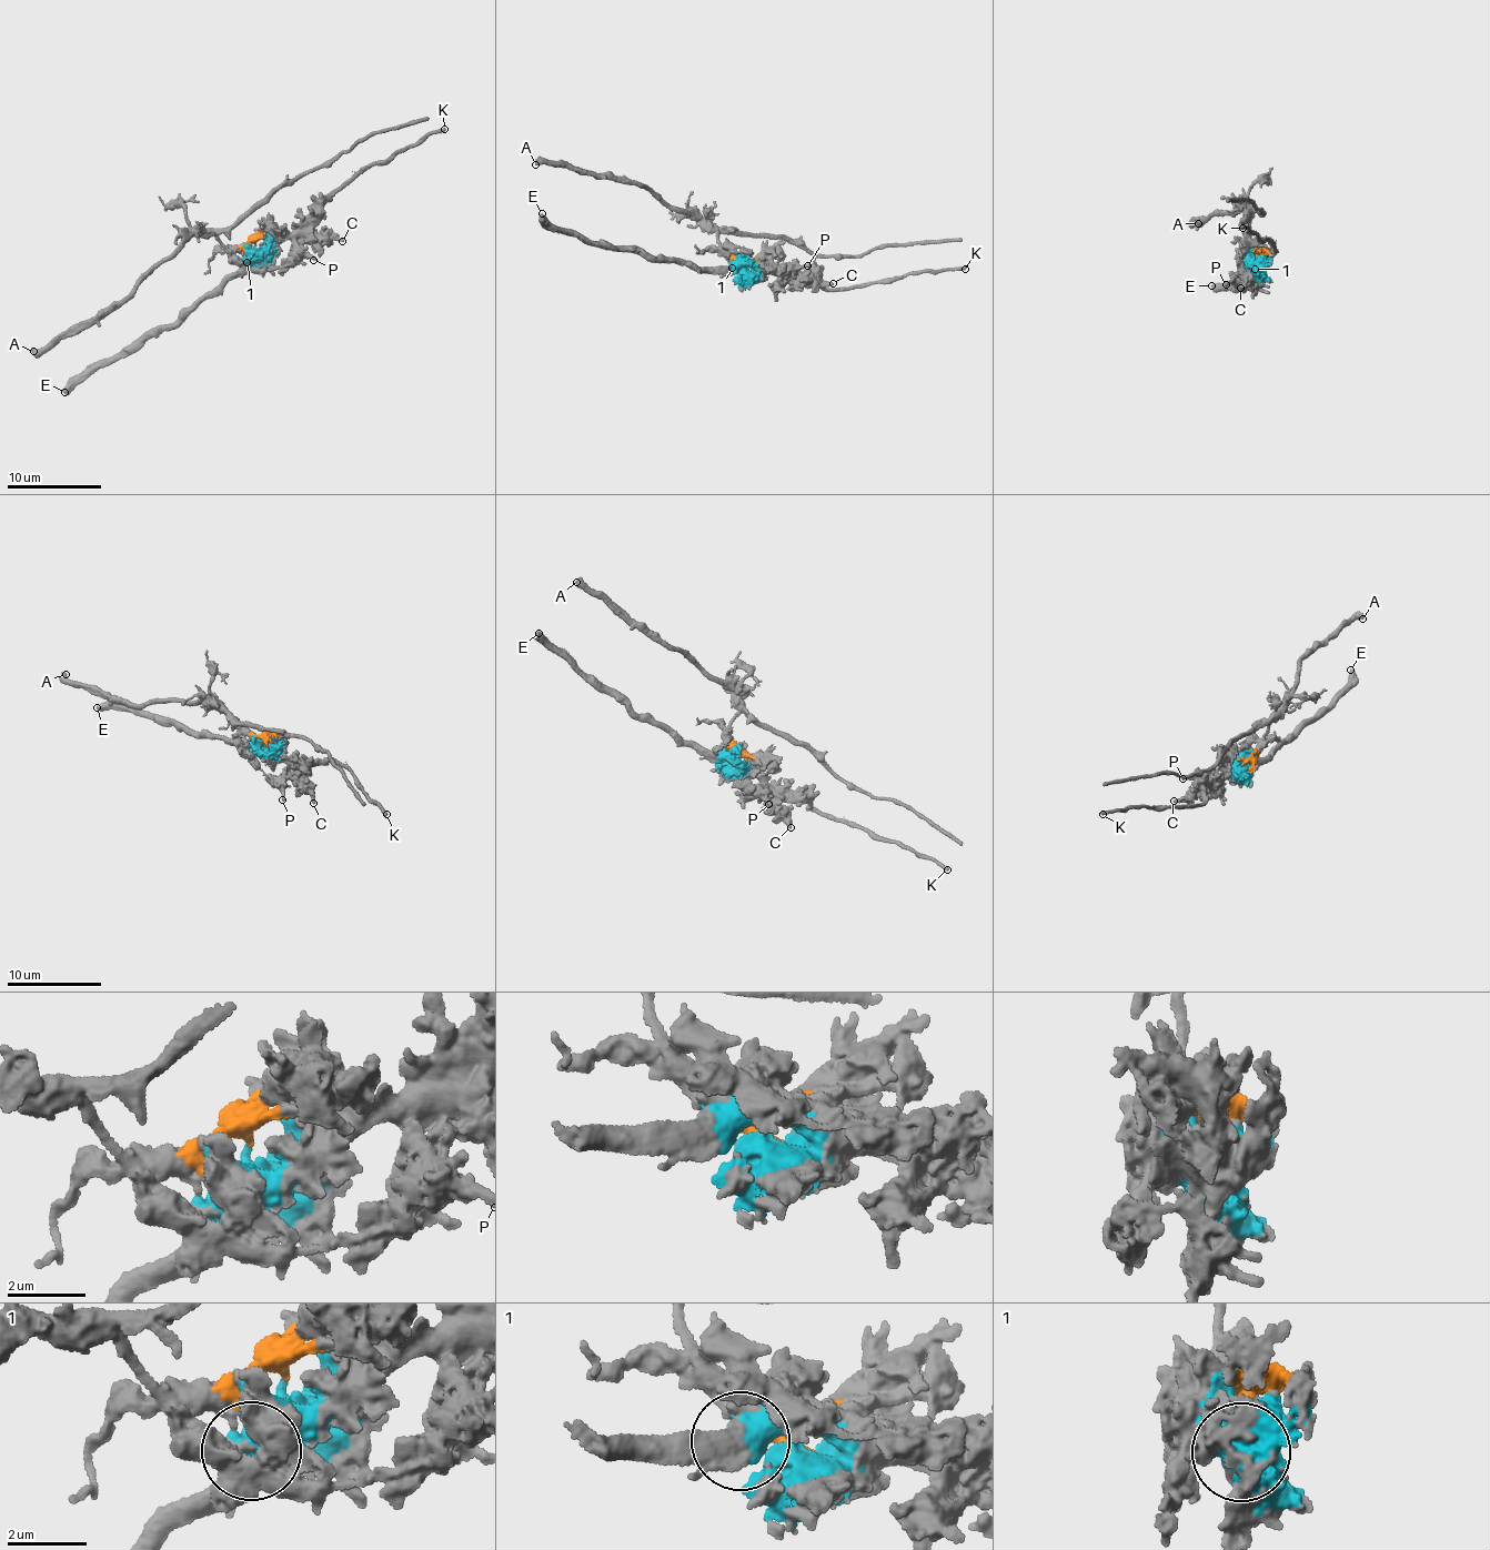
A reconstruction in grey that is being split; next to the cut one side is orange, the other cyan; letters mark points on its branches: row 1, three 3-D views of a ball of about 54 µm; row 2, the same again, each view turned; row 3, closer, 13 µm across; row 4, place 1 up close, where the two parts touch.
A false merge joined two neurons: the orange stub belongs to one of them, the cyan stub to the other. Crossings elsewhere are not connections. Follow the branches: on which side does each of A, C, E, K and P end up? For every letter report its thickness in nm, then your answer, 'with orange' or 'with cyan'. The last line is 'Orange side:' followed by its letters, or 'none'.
A: 500 nm | with orange
C: 240 nm | with cyan
E: 480 nm | with cyan
K: 280 nm | with cyan
P: 240 nm | with cyan
Orange side: A

